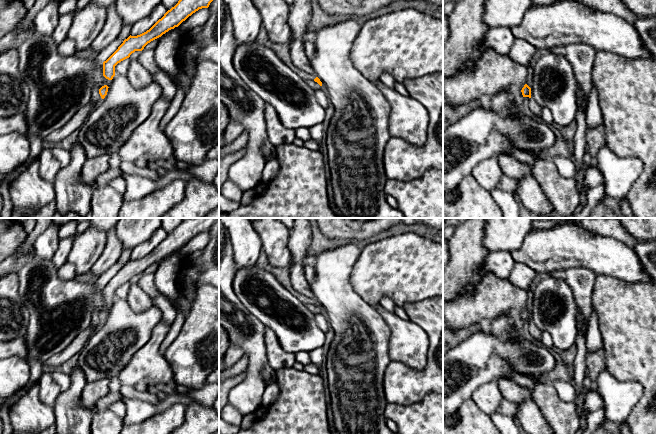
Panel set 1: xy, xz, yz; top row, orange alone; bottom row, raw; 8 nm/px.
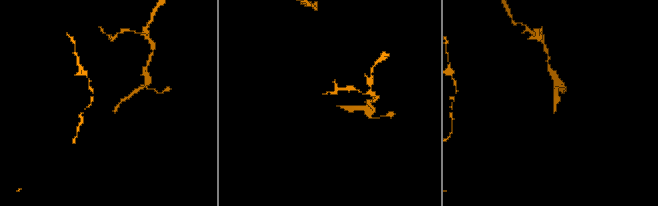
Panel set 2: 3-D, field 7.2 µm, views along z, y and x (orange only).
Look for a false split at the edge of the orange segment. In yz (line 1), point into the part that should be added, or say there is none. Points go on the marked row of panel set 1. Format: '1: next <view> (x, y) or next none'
1: next none

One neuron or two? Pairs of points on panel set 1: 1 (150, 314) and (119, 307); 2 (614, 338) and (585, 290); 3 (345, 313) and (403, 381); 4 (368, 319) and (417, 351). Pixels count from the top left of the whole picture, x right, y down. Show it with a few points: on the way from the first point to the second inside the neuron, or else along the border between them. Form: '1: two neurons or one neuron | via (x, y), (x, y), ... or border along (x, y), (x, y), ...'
1: one neuron | via (142, 317), (129, 317), (127, 315)
2: two neurons | border along (596, 277), (592, 294), (592, 308)
3: two neurons | border along (391, 360), (383, 375), (382, 386)
4: two neurons | border along (379, 314), (390, 330), (390, 357)

